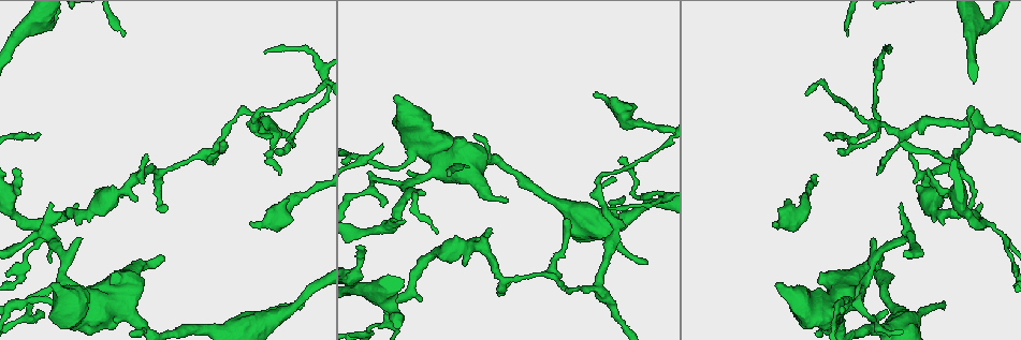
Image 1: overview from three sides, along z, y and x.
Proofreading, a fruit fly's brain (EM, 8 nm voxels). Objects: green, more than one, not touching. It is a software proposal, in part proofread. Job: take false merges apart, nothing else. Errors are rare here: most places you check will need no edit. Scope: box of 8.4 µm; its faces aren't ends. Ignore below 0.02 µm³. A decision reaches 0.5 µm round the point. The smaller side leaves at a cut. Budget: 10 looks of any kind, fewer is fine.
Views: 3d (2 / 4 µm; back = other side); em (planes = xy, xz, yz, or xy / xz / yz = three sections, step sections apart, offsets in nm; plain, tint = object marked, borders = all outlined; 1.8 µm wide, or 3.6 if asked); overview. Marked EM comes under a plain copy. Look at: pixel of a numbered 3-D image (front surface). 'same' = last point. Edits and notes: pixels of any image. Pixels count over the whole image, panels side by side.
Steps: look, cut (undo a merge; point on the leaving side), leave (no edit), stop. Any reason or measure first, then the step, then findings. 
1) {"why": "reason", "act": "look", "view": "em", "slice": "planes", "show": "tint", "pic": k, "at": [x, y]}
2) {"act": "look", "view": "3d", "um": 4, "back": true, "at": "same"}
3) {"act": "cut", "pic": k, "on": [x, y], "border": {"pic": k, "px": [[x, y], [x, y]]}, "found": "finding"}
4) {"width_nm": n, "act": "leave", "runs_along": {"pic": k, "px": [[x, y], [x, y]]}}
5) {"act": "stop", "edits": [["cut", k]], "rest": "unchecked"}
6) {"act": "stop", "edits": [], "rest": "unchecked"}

{"why": "sudden change in width", "act": "look", "view": "3d", "um": 2, "pic": 1, "at": [290, 203]}

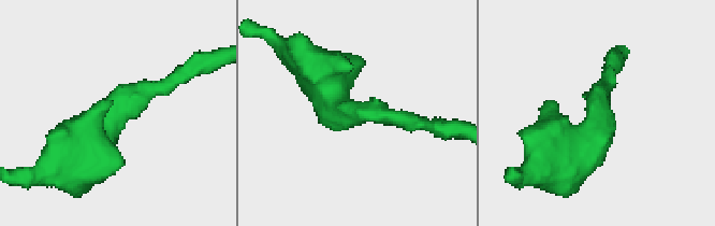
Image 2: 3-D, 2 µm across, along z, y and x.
{"act": "look", "view": "em", "slice": "xy", "step": 16, "show": "tint", "pic": 2, "at": [352, 115]}

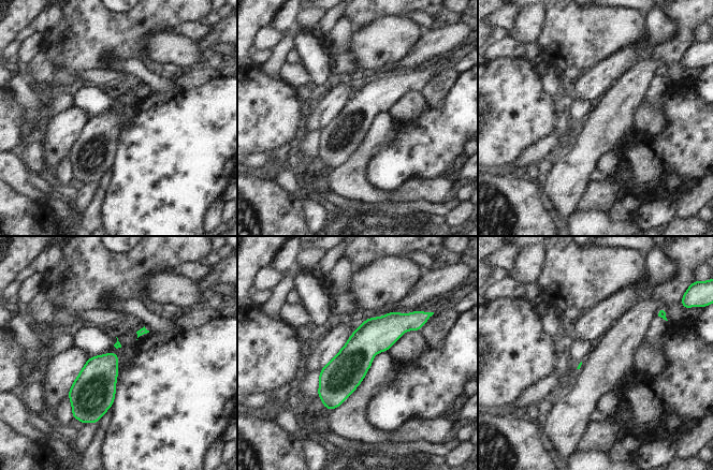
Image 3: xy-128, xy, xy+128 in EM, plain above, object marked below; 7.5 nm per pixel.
{"act": "leave", "runs_along": {"pic": 3, "px": [[412, 323], [392, 325], [325, 402]]}, "found": "all the same neuron"}

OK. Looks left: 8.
{"why": "calibre changes", "act": "look", "view": "3d", "um": 4, "pic": 1, "at": [837, 283]}

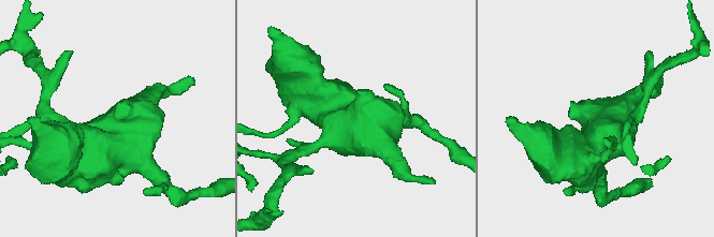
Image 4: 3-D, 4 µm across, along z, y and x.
{"act": "look", "view": "em", "um": 3.6, "slice": "planes", "show": "borders", "pic": 4, "at": [125, 119]}

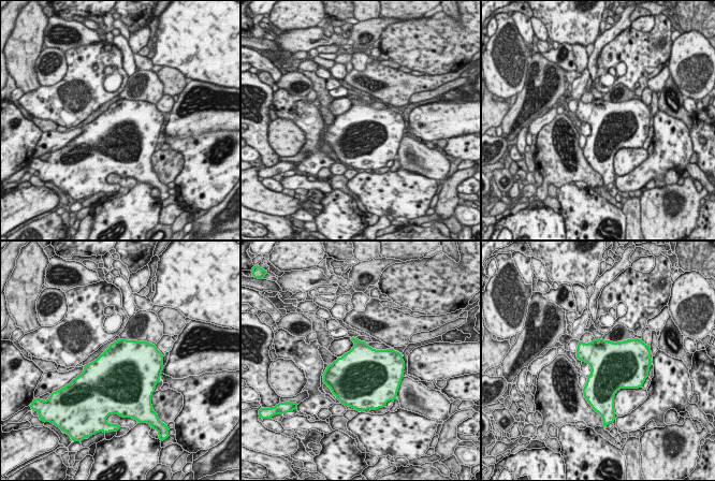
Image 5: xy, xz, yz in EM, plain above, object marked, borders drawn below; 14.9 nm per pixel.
{"act": "leave", "found": "one neuron here"}

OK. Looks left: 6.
{"why": "closes a loop", "act": "look", "view": "3d", "um": 4, "pic": 1, "at": [378, 179]}

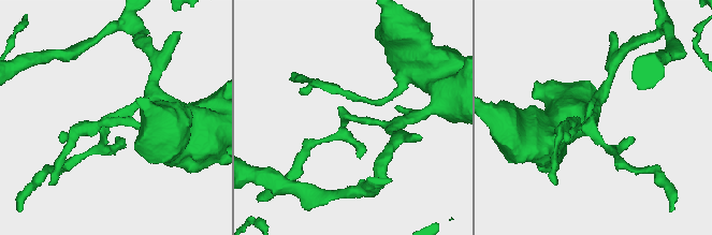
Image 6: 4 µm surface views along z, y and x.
{"why": "need the tissue", "act": "look", "view": "em", "slice": "xy", "step": 16, "show": "tint", "pic": 6, "at": [593, 121]}

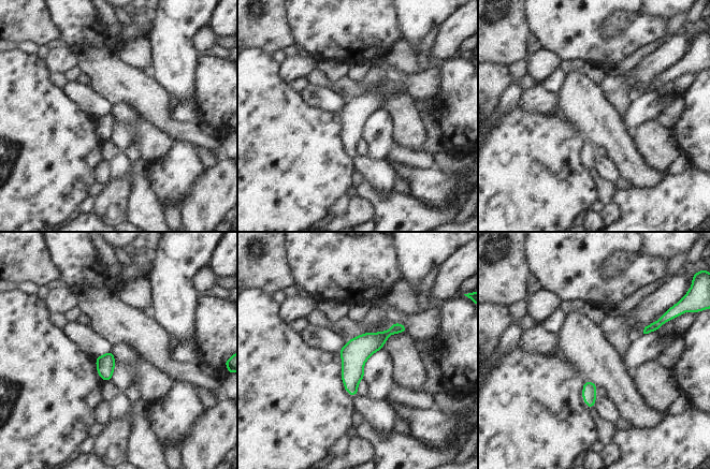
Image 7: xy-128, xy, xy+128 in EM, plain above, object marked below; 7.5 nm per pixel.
{"act": "look", "view": "em", "slice": "planes", "show": "tint", "at": "same"}

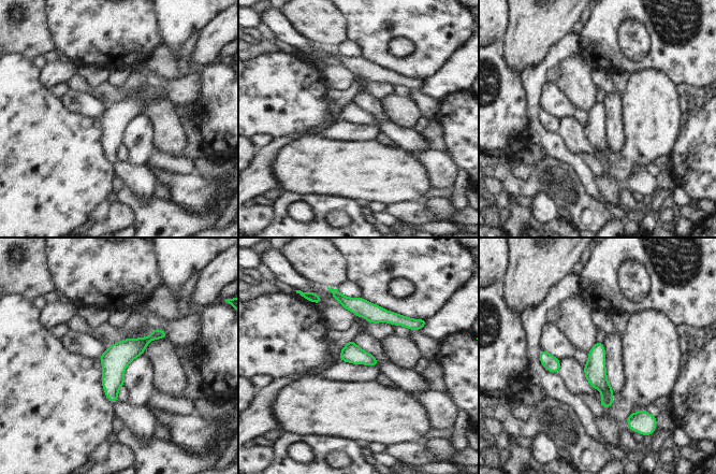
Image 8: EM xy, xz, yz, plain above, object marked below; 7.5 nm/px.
{"act": "leave", "runs_along": {"pic": 8, "px": [[163, 334], [113, 369], [111, 397]]}, "found": "continuous, no second neuron"}

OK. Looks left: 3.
{"why": "thick turns thin", "act": "look", "view": "3d", "um": 4, "pic": 1, "at": [983, 225]}

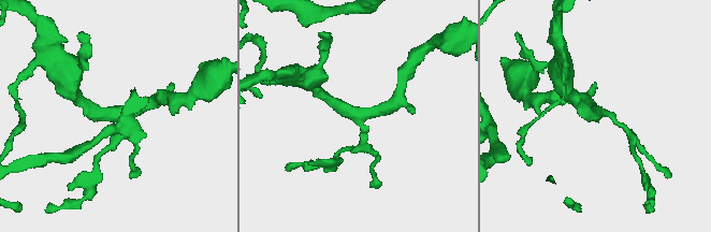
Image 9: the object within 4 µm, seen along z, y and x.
{"arms": 3, "act": "look", "view": "em", "slice": "planes", "show": "tint", "pic": 9, "at": [367, 116]}

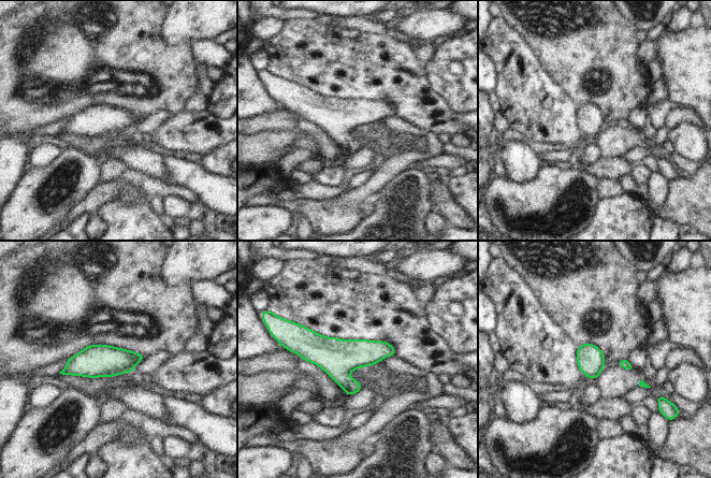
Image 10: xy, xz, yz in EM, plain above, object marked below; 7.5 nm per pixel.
{"width_nm": 200, "act": "leave", "runs_along": {"pic": 10, "px": [[294, 349], [392, 352]]}, "found": "all the same neuron"}

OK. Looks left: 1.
{"act": "stop", "edits": [], "rest": "unchecked"}

